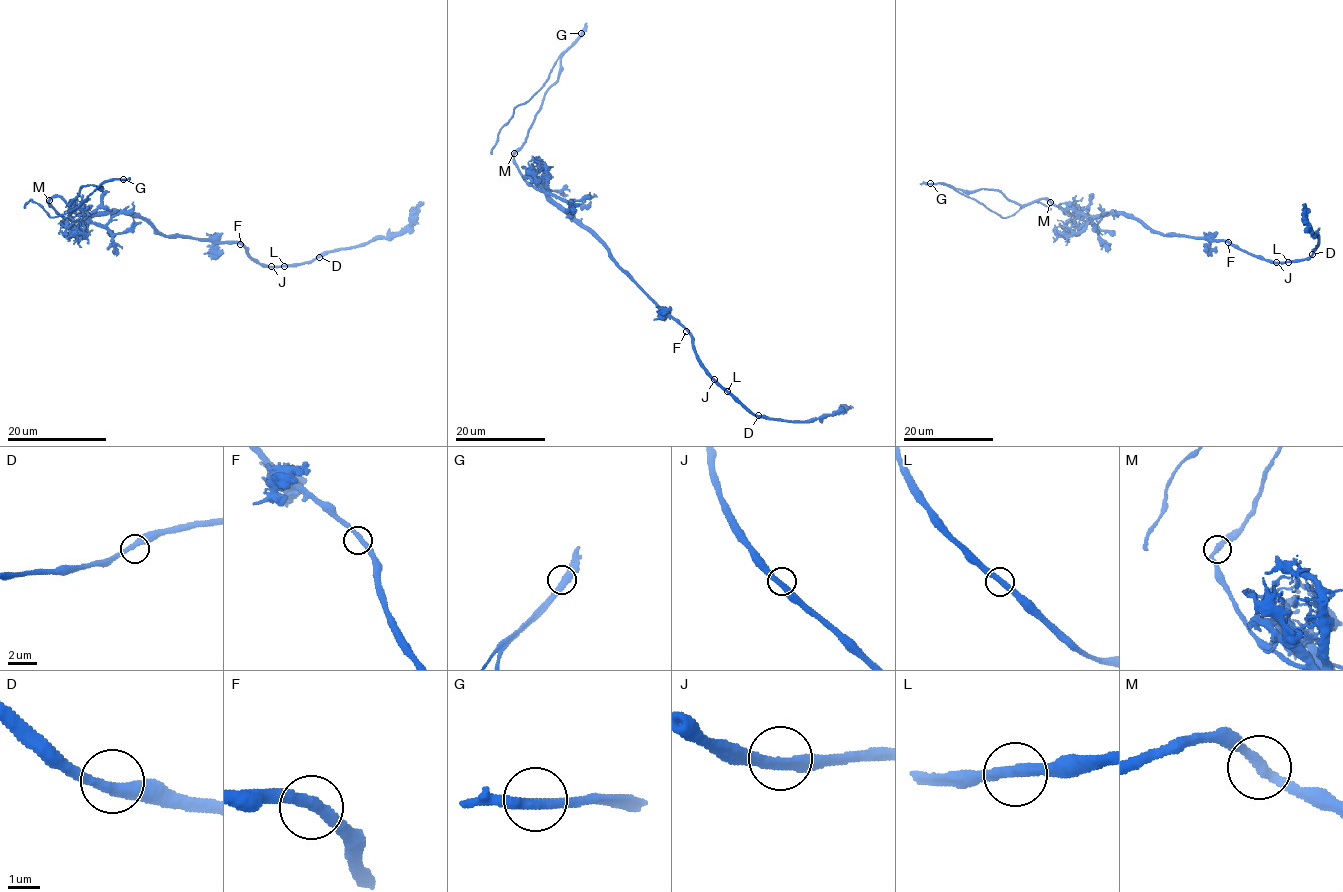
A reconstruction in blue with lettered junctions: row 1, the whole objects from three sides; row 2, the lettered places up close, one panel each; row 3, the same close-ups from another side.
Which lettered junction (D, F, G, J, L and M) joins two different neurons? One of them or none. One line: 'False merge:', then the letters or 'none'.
False merge: G

